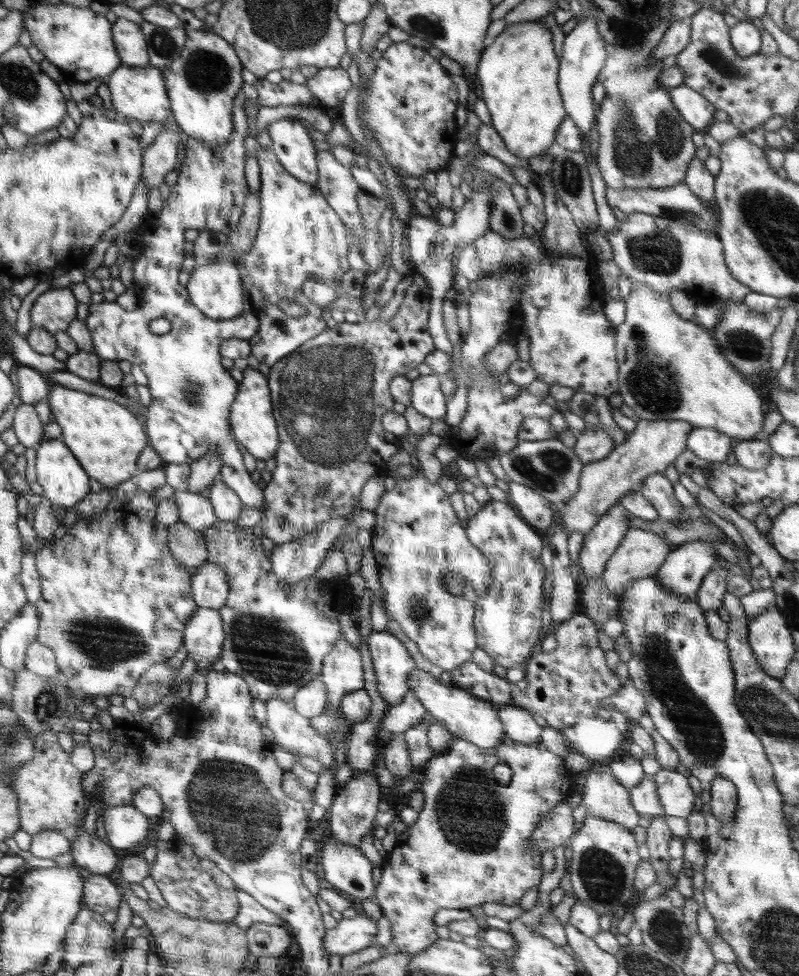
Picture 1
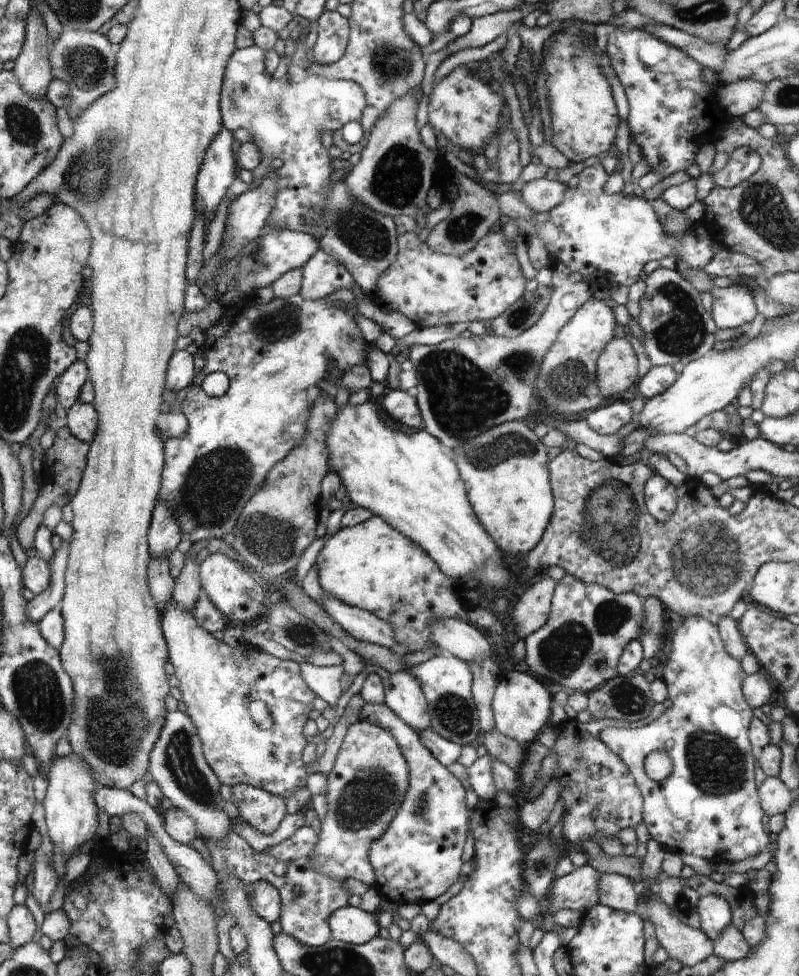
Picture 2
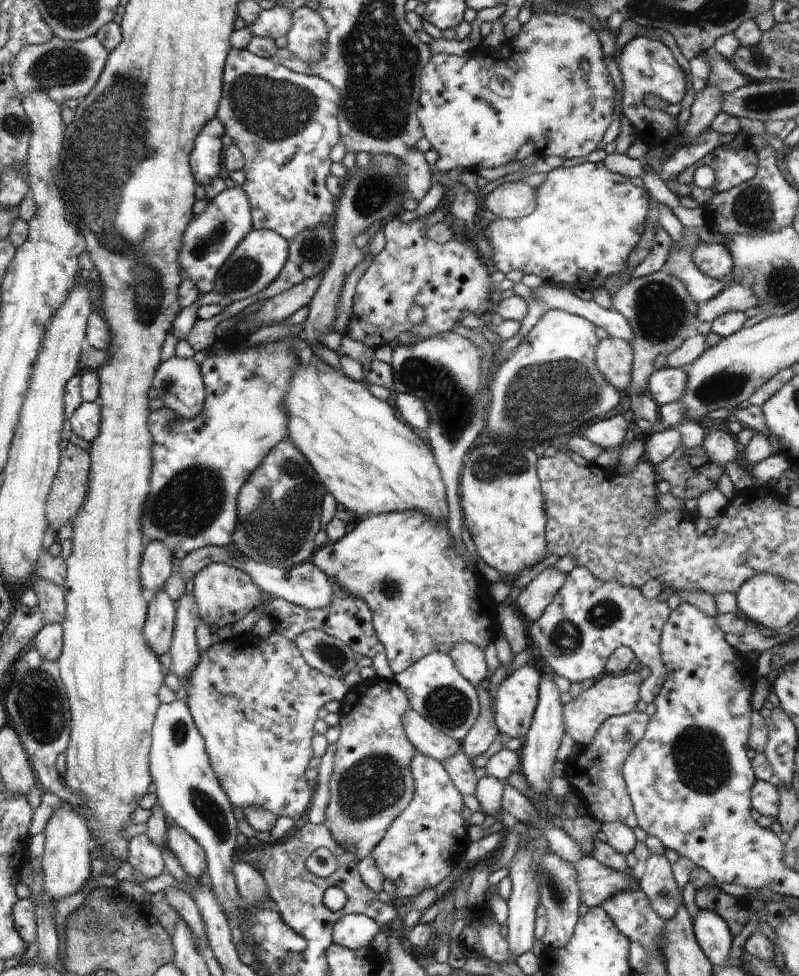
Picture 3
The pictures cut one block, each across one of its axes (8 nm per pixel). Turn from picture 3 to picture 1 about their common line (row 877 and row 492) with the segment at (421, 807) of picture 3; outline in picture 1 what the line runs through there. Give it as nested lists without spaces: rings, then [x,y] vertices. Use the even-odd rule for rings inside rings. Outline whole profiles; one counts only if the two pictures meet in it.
[[[420,472],[405,479],[397,478],[392,490],[385,490],[377,500],[375,523],[371,528],[372,556],[378,567],[378,580],[384,590],[382,608],[388,621],[394,621],[400,630],[418,645],[418,650],[442,670],[452,671],[472,661],[472,653],[477,648],[476,630],[474,627],[475,603],[453,596],[445,588],[446,574],[461,575],[472,583],[476,595],[482,597],[491,584],[491,569],[486,558],[466,536],[464,521],[458,518],[451,507],[447,494],[438,483],[432,483]]]

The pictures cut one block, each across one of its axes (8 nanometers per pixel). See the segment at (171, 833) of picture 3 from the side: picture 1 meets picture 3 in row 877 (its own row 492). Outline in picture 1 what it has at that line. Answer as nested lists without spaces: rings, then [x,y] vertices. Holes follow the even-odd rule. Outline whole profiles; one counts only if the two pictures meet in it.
[[[214,452],[202,454],[190,464],[191,473],[185,490],[192,494],[199,494],[206,486],[210,486],[219,478],[220,467],[222,467],[220,454],[214,454]]]

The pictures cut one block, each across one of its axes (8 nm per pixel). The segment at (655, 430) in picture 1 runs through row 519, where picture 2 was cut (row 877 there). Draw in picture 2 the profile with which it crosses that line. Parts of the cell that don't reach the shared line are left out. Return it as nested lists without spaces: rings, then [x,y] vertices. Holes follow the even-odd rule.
[[[587,864],[553,881],[548,904],[552,912],[570,909],[584,914],[598,904],[600,873]]]

